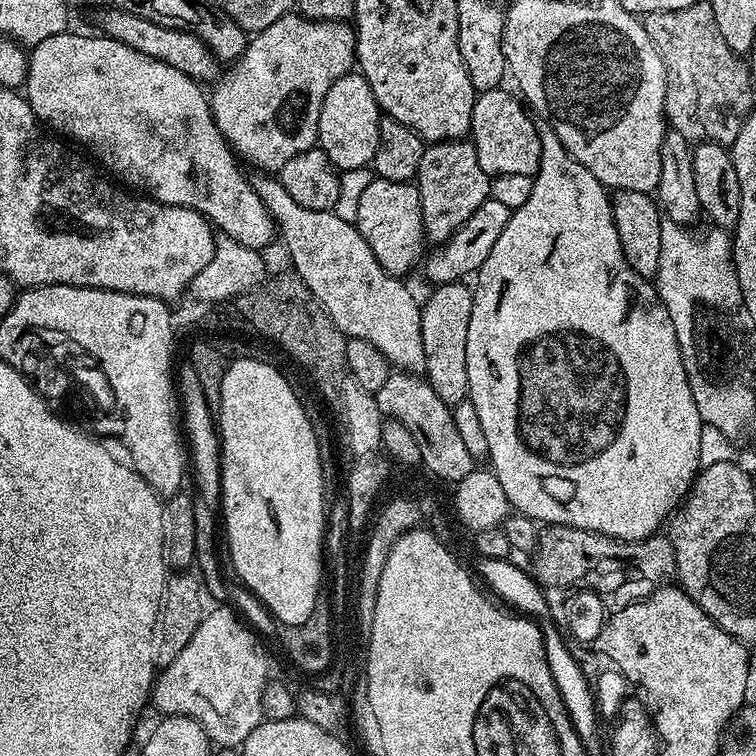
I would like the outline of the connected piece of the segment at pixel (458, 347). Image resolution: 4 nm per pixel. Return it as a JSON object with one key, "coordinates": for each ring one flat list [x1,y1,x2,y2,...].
{"coordinates":[[467,283,438,284,420,309,422,350,426,350,423,375,429,386,449,406,468,399,470,378,466,378,466,334,470,331,473,289]]}

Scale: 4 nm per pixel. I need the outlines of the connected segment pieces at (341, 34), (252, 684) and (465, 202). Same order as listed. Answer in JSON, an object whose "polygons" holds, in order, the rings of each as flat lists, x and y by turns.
{"polygons":[[[289,14,278,18,278,22,274,22,274,26,266,26,266,30,255,33,249,39,246,50,238,57,237,60,231,61,232,68,223,73,215,81,216,89,210,92,210,103,212,106,212,117,218,126,218,130,223,134,225,140,232,145,232,151,245,165,253,164,256,170,264,174,276,174,282,166,286,166,286,162,290,162,290,158,298,158,298,154,302,154,306,150,317,147,318,141,318,118,322,110,322,102,326,98,326,90,330,90,330,86,338,78,342,78,348,72,353,71,356,64,356,34,351,23,343,20,314,20,299,14]],[[228,606,216,607,220,608,205,611,194,638,157,675,150,704,164,716,189,716,202,726,213,745,235,748,262,723,262,694,270,675,255,634]],[[468,138,428,144,422,154,422,162,418,162,414,183,422,202,424,239,432,246,443,245,445,240,449,240,466,222,466,218,470,218,470,214,474,214,474,210,478,210,478,206,482,206,482,202,486,202,492,194,492,181,486,170,482,170,482,165,478,162,478,150]]]}

